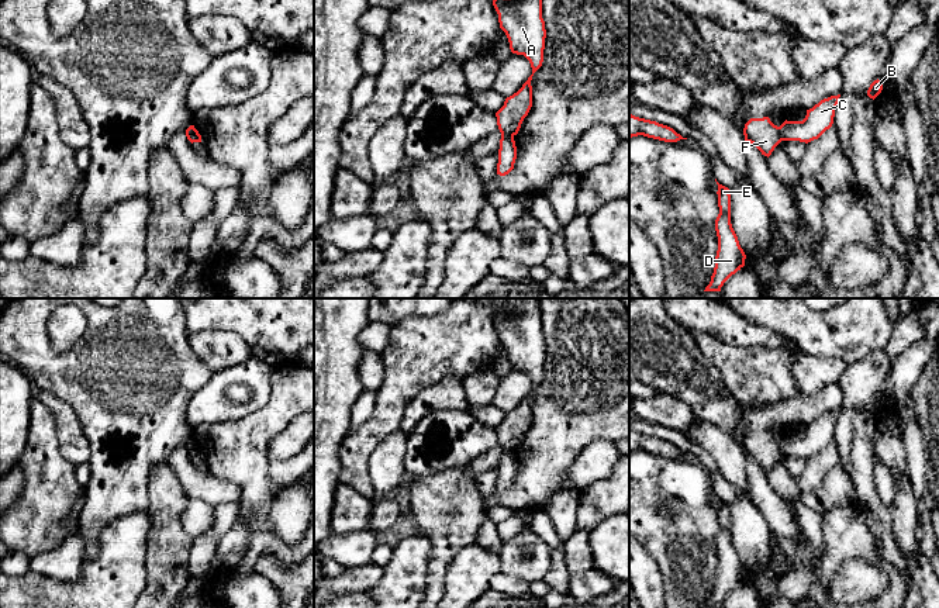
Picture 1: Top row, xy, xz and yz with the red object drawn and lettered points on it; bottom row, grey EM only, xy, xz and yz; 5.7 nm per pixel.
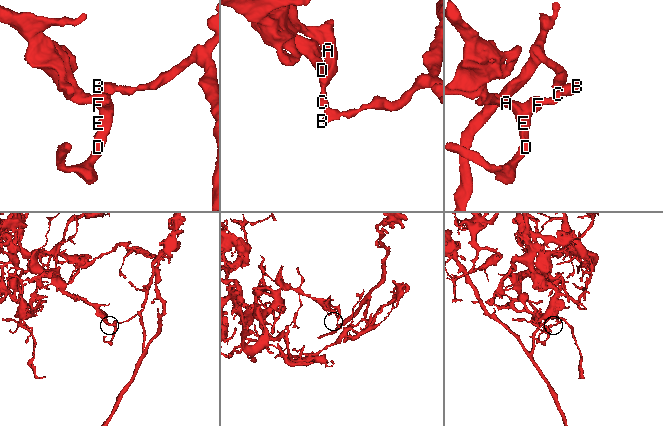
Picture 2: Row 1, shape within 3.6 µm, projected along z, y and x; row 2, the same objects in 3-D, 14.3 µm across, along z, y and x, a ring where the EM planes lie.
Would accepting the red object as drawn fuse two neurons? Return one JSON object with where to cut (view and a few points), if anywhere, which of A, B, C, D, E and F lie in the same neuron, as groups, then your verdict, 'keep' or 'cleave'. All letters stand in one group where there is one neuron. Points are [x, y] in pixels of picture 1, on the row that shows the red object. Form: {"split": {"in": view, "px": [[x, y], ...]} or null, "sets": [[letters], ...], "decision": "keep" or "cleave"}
{"split": {"in": "yz", "px": [[779, 127], [782, 140]]}, "sets": [["A", "D", "E", "F"], ["B", "C"]], "decision": "cleave"}

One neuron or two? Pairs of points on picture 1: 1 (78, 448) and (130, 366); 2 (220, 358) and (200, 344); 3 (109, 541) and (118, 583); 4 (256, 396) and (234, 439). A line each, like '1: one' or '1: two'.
1: two
2: one
3: one
4: two

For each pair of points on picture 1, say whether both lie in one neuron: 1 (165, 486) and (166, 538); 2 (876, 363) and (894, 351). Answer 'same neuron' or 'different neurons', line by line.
1: same neuron
2: different neurons

